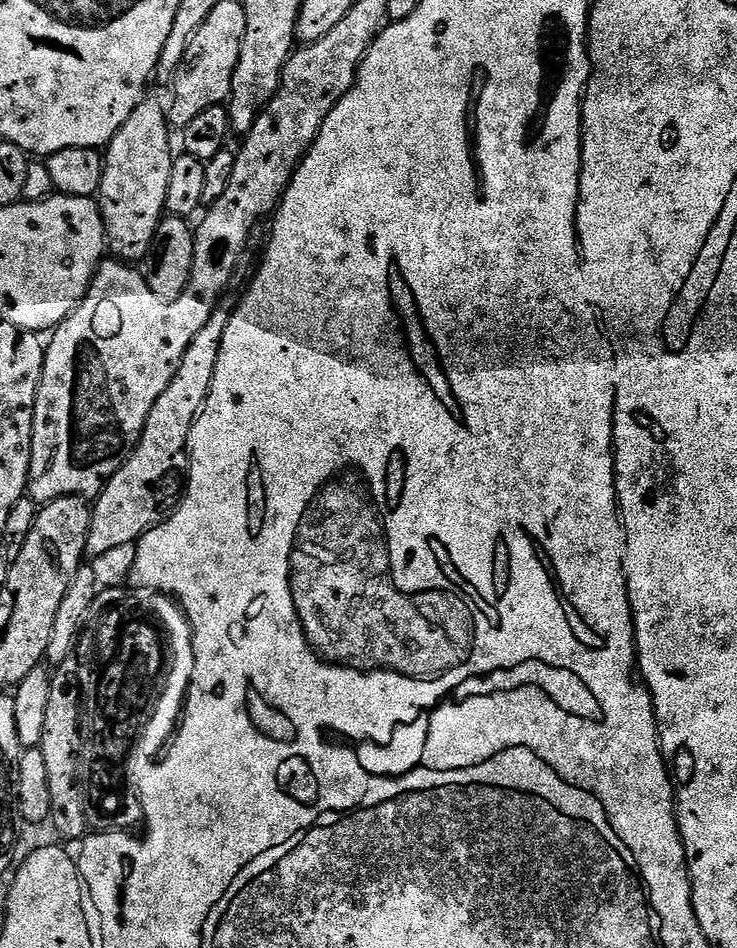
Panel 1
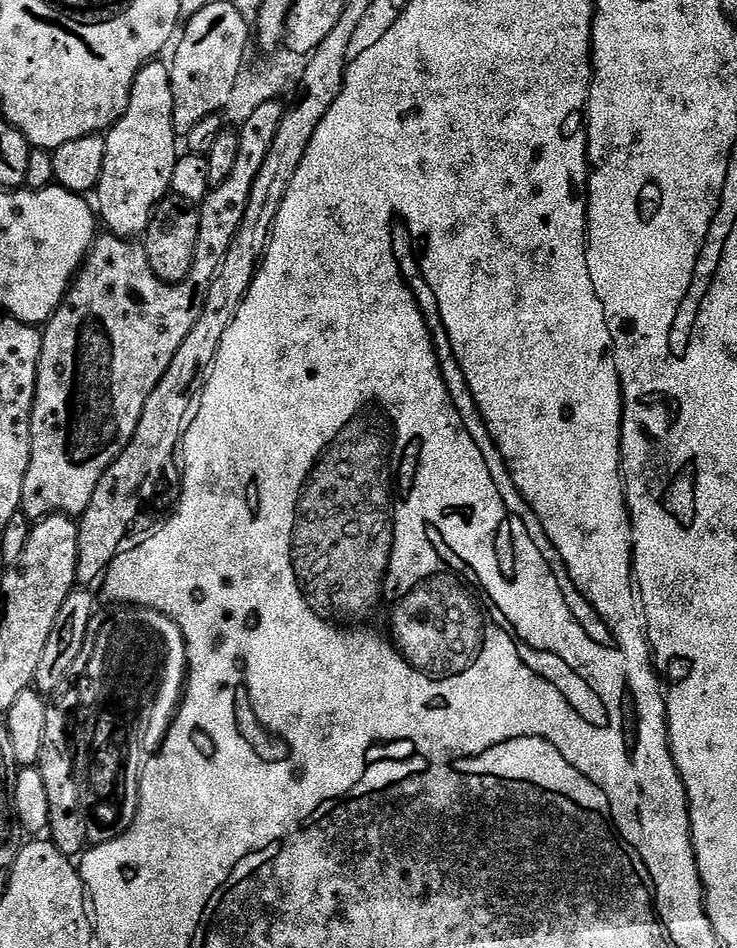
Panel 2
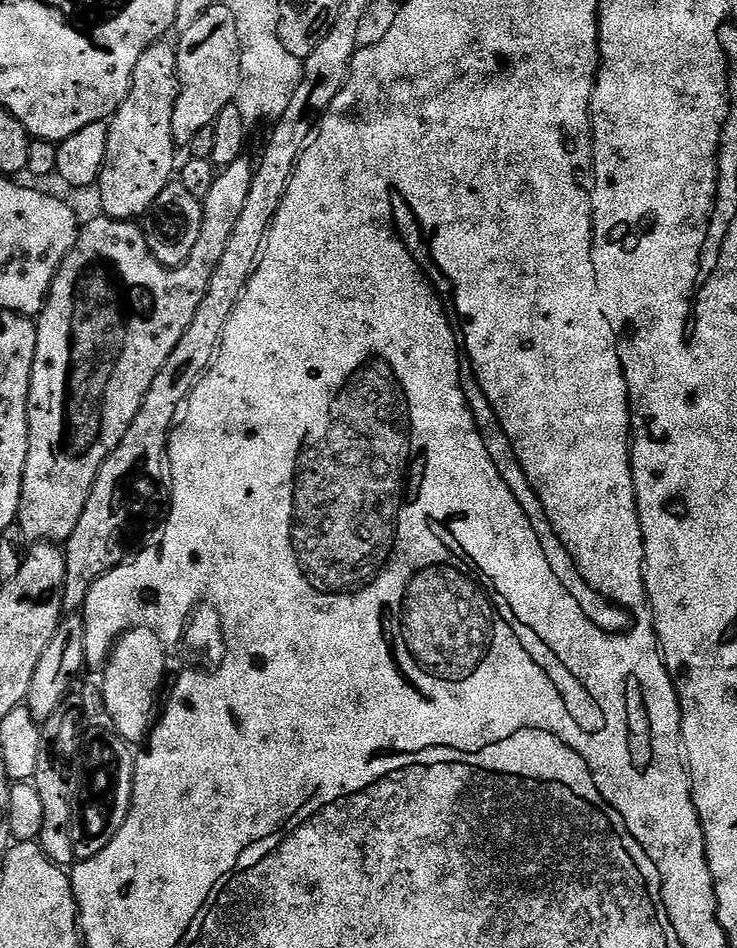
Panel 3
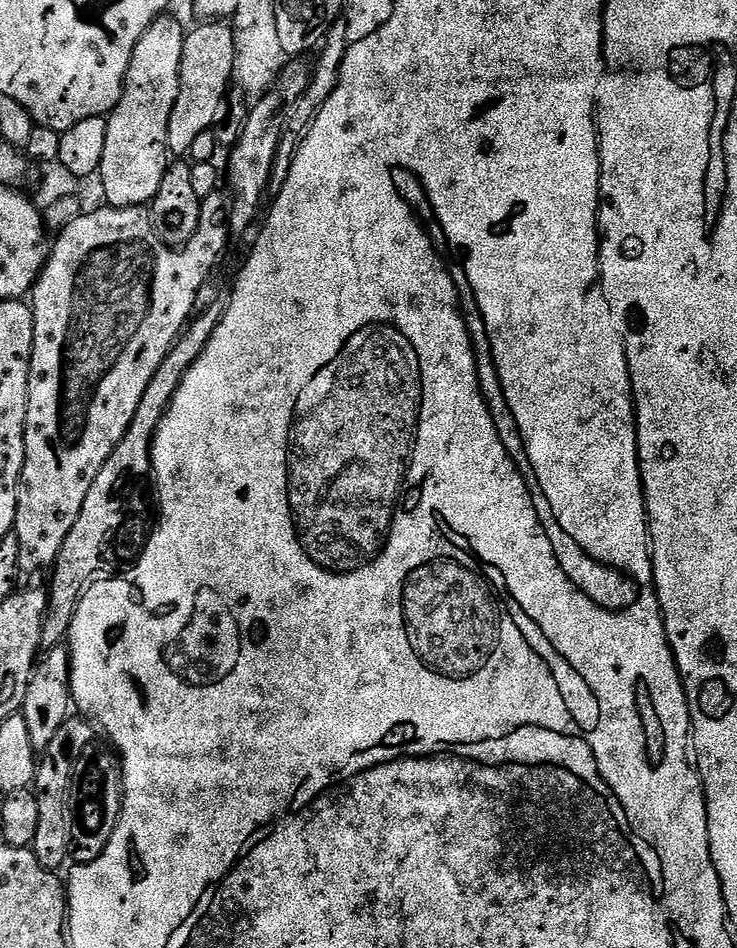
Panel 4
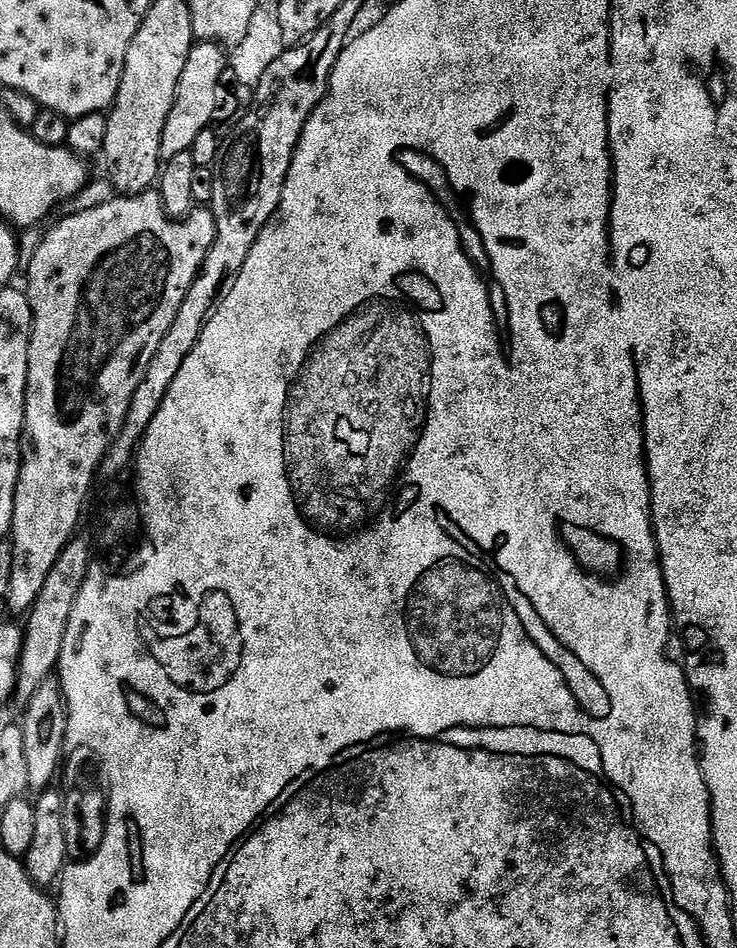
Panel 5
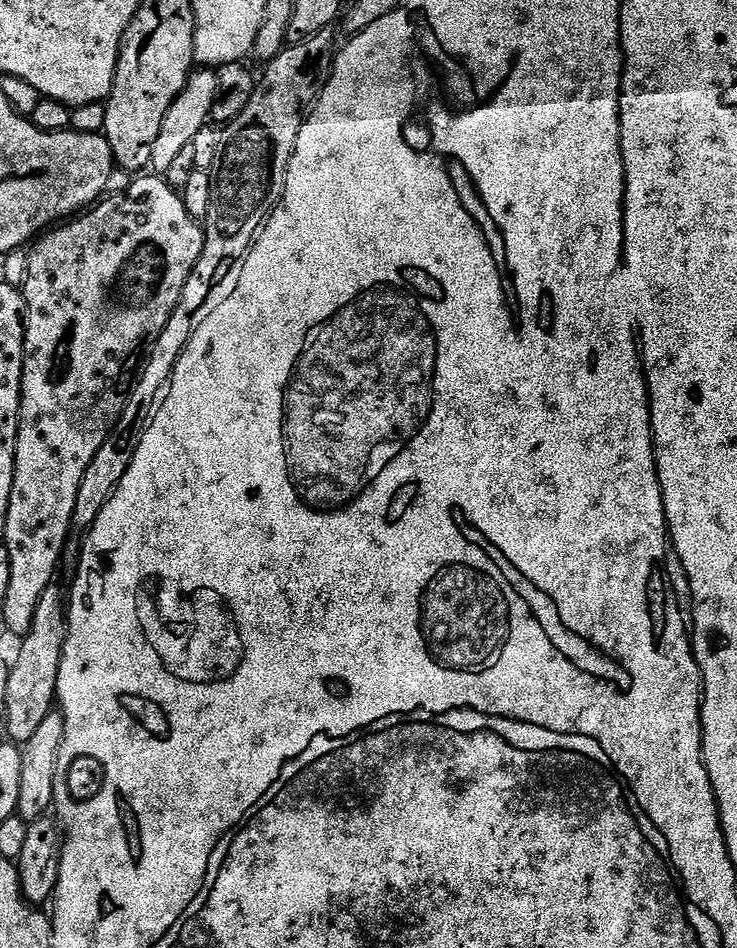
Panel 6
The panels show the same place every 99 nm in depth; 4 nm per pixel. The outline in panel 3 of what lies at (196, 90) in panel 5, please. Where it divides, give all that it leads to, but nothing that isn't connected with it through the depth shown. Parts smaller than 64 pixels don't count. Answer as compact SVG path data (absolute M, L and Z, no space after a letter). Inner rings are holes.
M217 2L212 8L207 8L198 18L198 22L187 25L176 44L176 77L180 80L180 93L174 106L172 119L172 140L178 146L190 146L201 130L211 128L216 123L218 114L226 110L228 104L235 101L239 93L239 76L241 59L239 58L239 40L237 23L234 15L228 9L227 3Z

